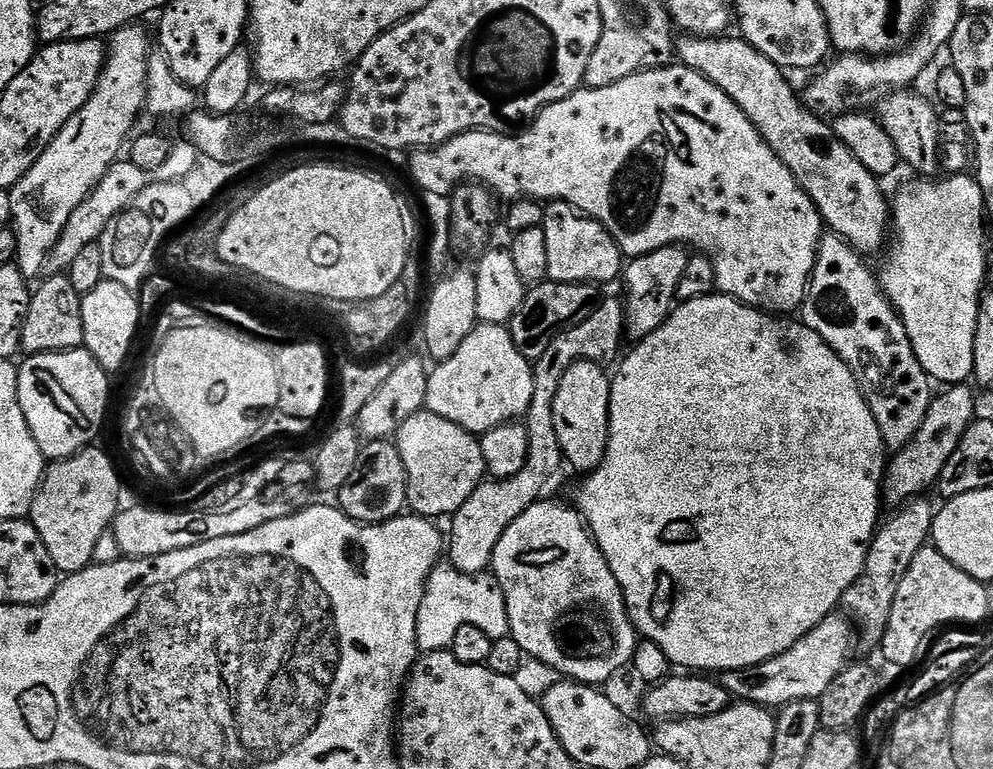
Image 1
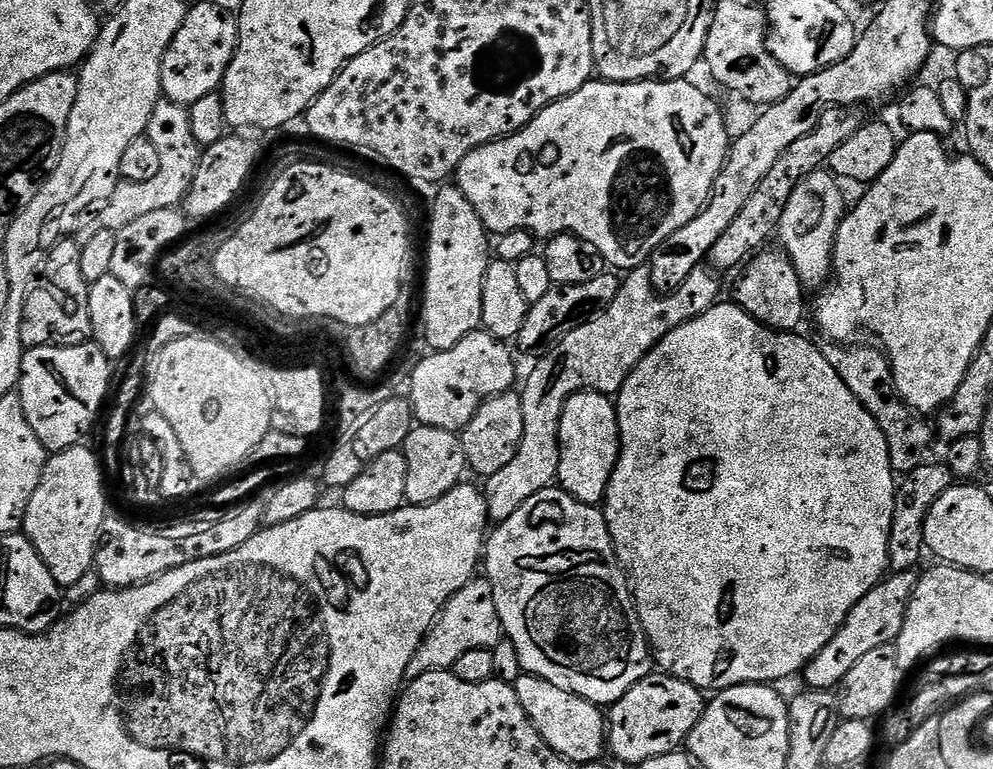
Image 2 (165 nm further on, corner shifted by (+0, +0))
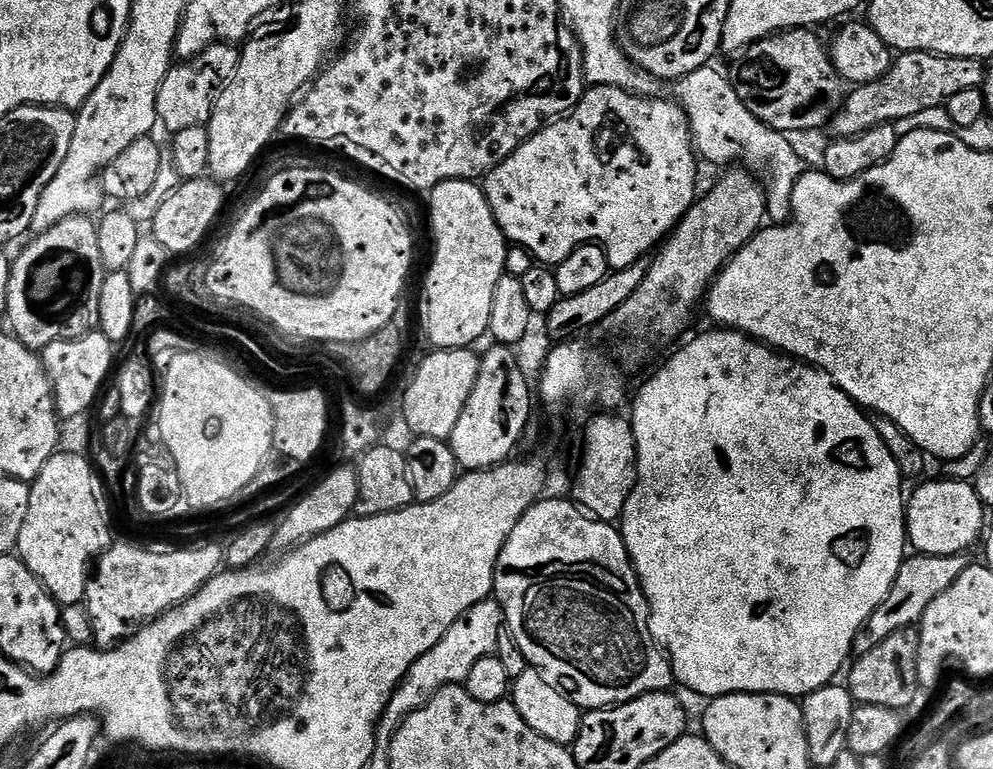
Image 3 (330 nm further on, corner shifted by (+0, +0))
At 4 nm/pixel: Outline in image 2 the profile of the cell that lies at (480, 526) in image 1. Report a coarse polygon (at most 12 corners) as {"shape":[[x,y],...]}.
{"shape":[[646,266],[537,359],[518,454],[482,488],[501,524],[557,483],[574,393],[615,397],[670,330],[721,299],[695,268],[663,294]]}

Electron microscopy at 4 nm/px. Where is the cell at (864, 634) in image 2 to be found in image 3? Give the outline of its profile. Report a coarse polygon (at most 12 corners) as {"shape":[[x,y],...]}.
{"shape":[[909,555],[890,594],[864,623],[856,656],[958,582],[969,557]]}

